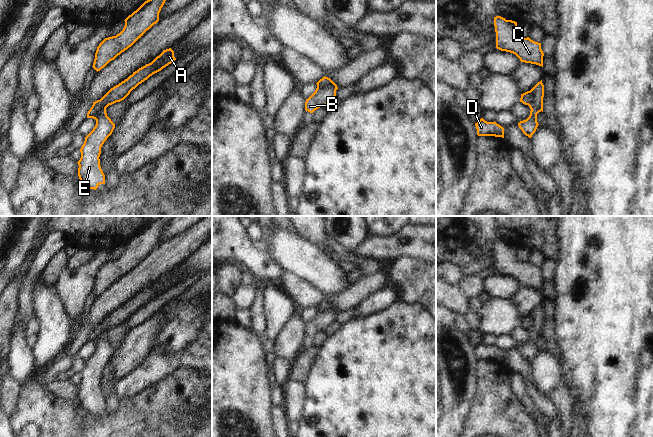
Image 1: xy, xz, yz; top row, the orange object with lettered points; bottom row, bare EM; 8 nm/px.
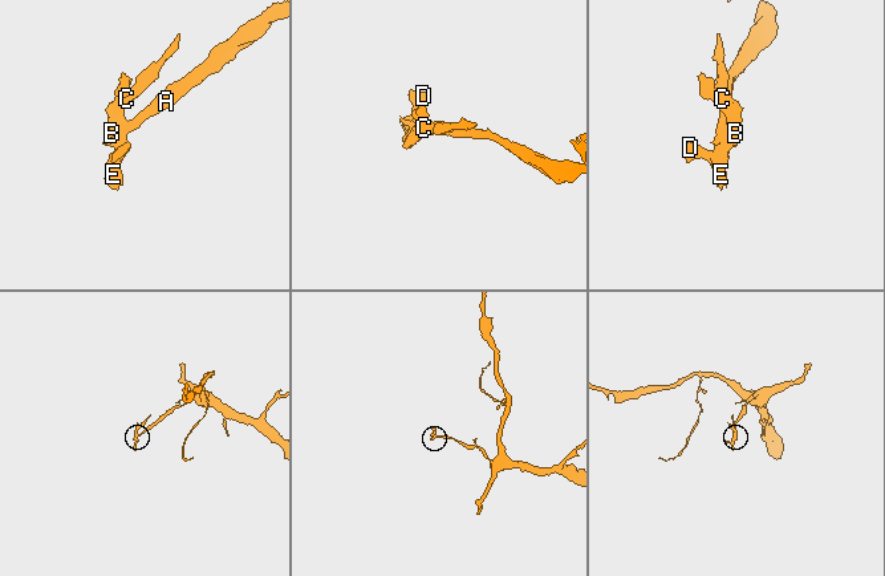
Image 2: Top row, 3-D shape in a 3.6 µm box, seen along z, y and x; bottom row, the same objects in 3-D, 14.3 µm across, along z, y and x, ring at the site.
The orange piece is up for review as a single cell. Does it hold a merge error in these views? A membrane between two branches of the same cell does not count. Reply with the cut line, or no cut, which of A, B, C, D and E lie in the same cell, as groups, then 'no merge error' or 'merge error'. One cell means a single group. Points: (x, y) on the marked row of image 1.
cut in xz along (321, 79), (324, 85), (332, 85), (336, 89); A / B C D E; merge error

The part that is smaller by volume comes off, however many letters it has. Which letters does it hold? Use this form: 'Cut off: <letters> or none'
Cut off: B, C, D, E

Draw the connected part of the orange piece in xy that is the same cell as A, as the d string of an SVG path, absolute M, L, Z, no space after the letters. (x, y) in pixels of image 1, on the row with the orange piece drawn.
M171 48L163 50L163 52L151 63L139 68L127 79L111 88L99 100L99 105L112 105L116 102L124 100L139 84L147 80L153 74L161 71L175 60L176 58L174 57L174 51Z

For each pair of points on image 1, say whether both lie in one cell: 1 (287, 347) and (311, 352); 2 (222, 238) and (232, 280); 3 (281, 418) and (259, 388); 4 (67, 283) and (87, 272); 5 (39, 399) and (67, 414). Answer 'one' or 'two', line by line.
1: two
2: two
3: two
4: one
5: one

